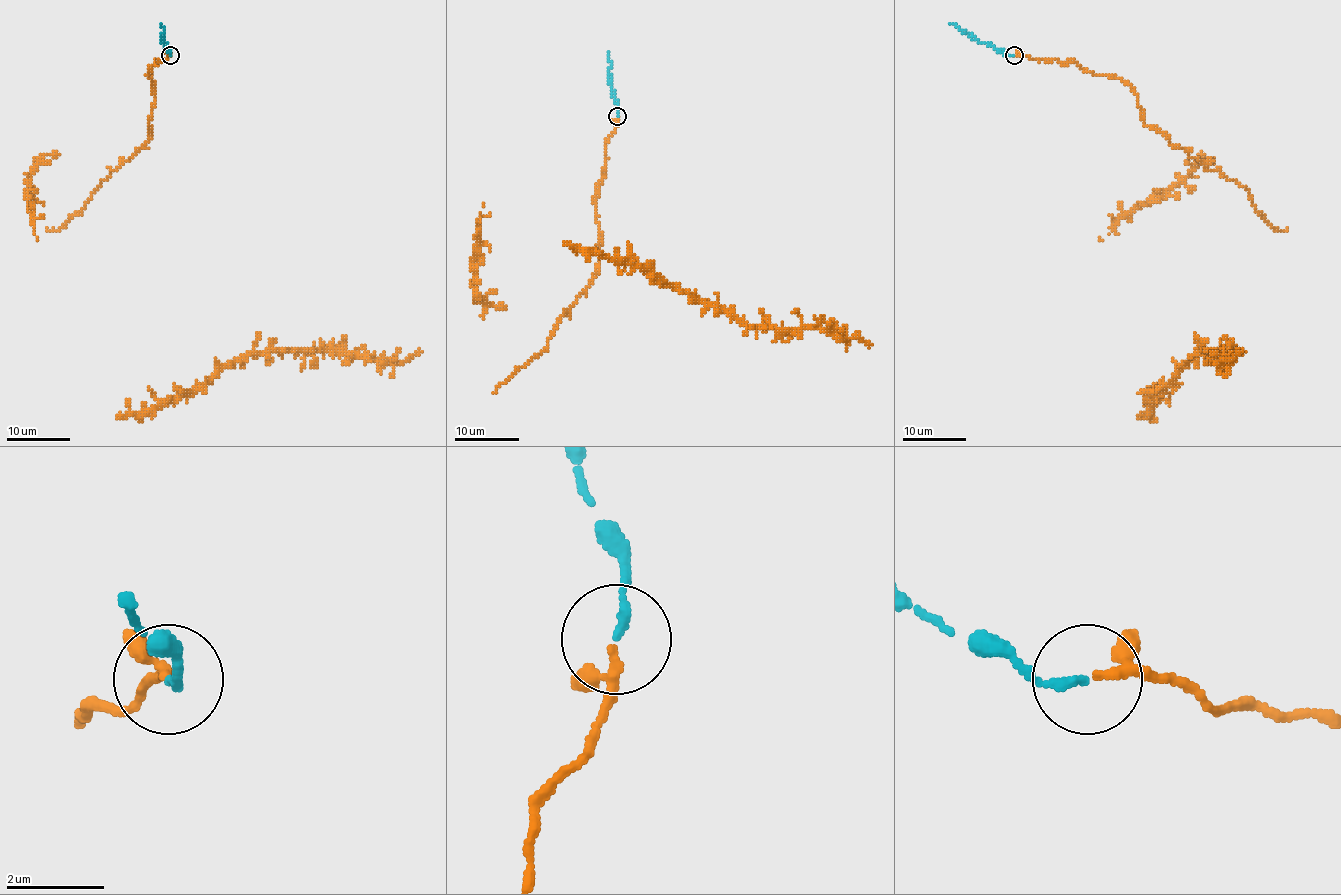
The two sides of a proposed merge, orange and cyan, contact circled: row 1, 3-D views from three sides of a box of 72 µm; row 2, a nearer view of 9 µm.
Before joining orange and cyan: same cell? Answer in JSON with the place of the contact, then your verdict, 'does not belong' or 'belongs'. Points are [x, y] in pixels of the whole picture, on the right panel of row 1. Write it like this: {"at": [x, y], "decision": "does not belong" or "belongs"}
{"at": [1014, 55], "decision": "belongs"}

